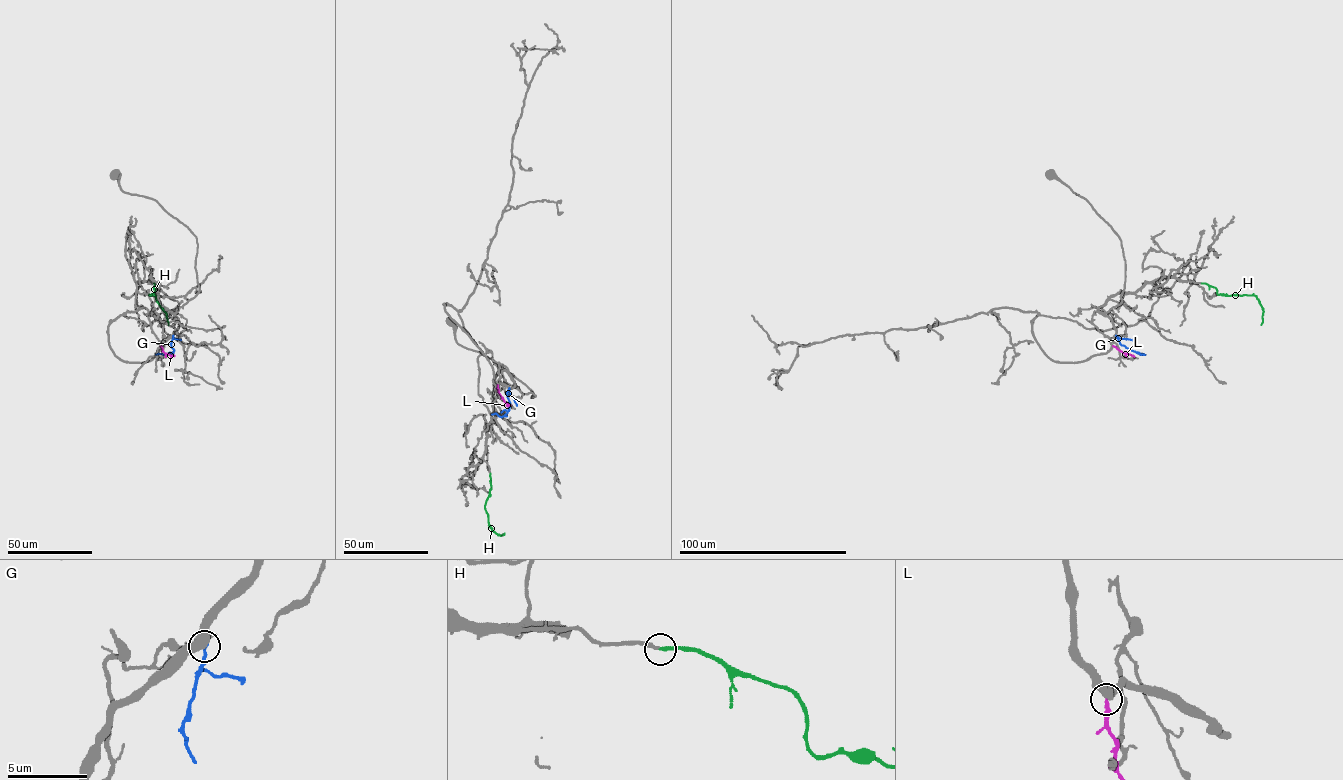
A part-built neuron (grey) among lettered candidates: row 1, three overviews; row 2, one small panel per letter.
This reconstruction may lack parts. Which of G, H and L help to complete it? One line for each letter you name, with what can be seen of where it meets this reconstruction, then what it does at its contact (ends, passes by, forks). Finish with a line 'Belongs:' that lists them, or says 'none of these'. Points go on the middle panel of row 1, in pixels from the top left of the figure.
H: (490, 473) | it ends
Belongs: H

